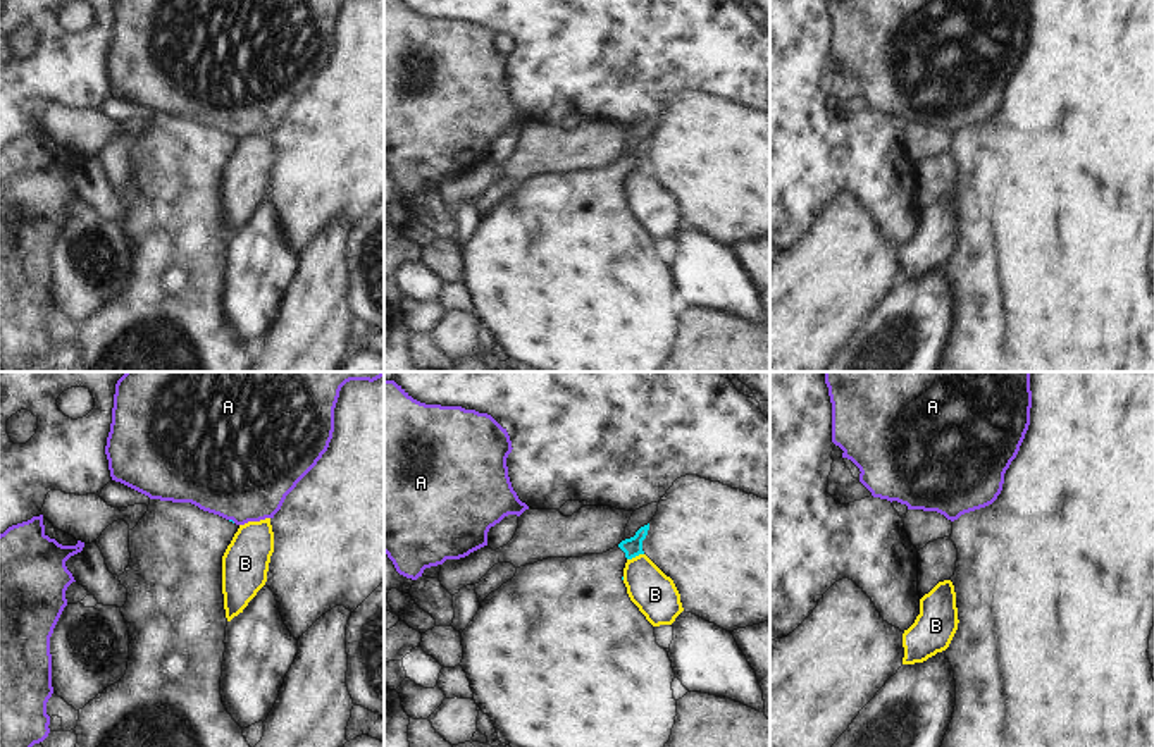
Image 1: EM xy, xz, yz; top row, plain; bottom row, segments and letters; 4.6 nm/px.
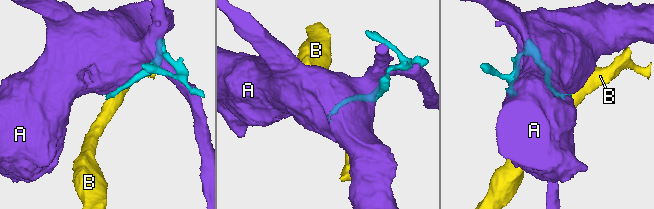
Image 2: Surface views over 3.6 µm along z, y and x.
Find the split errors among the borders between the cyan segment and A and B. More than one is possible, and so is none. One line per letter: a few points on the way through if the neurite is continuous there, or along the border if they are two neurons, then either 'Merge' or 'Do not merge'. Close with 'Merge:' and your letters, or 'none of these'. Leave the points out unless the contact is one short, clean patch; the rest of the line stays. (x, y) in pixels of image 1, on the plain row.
A: Do not merge
B: Boundary: xz (643, 167), (627, 174). Do not merge
Merge: none of these

